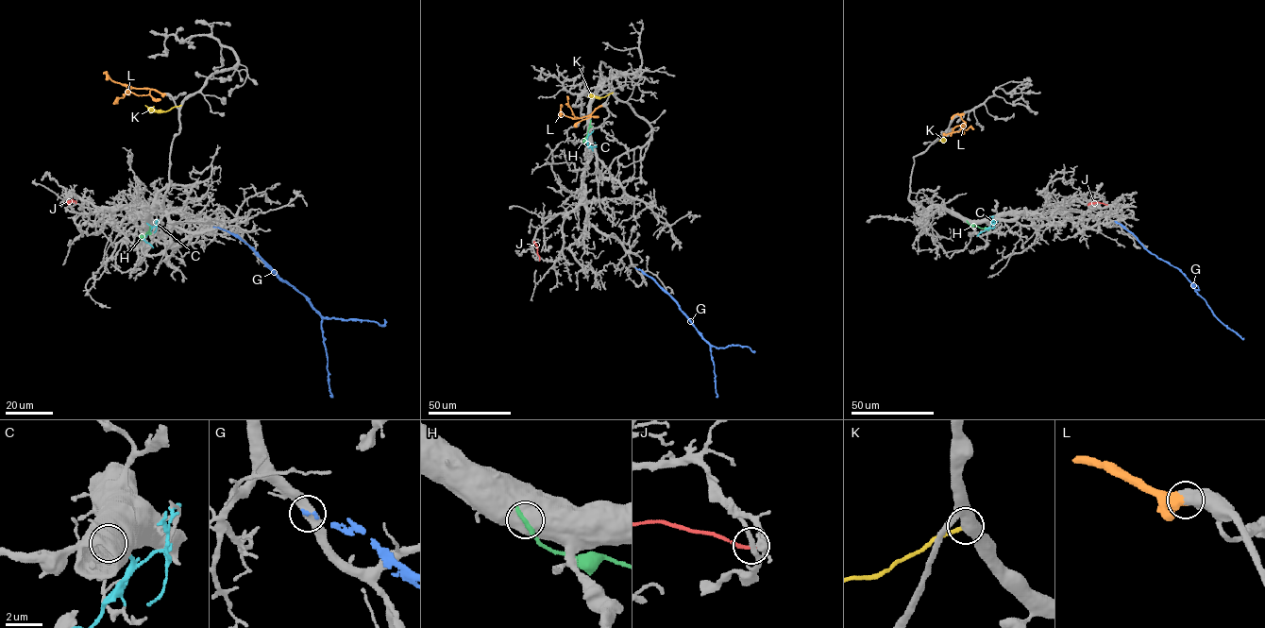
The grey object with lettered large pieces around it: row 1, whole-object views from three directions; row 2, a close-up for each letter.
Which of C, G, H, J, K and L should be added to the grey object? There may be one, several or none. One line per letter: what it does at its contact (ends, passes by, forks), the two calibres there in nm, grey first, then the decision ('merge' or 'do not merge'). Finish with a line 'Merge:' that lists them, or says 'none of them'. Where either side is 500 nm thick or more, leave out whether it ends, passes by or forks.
C: calibres 900 and 360 nm; do not merge
G: calibres 500 and 180 nm; do not merge
H: calibres 750 and 280 nm; do not merge
J: it ends; calibres 240 and 200 nm; do not merge
K: calibres 550 and 240 nm; do not merge
L: calibres 700 and 650 nm; merge
Merge: L

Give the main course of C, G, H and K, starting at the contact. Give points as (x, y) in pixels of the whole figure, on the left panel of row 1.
C: (148, 225), (151, 230), (143, 237), (153, 246)
G: (214, 227), (235, 234), (246, 243), (282, 280), (302, 293), (320, 315), (330, 395)
H: (149, 228), (143, 237), (138, 239)
K: (180, 106), (157, 110), (144, 105)

